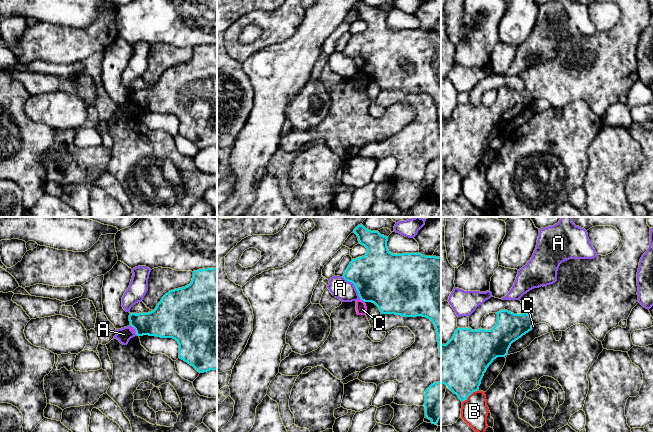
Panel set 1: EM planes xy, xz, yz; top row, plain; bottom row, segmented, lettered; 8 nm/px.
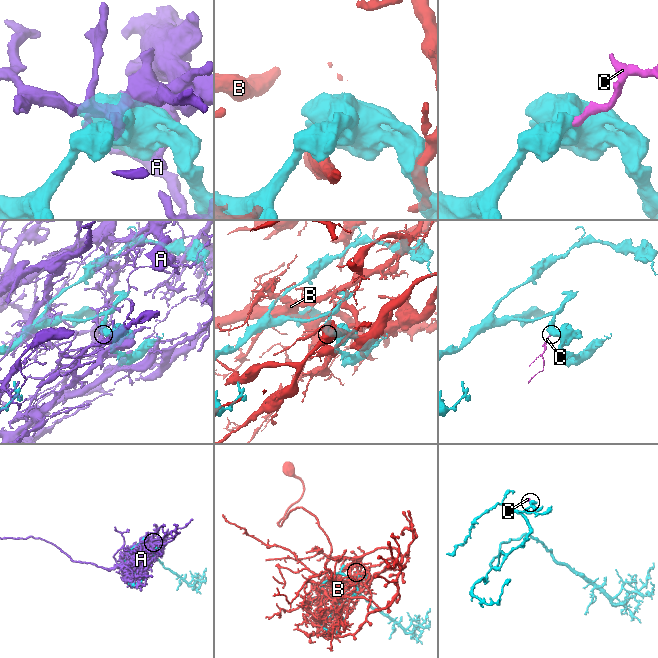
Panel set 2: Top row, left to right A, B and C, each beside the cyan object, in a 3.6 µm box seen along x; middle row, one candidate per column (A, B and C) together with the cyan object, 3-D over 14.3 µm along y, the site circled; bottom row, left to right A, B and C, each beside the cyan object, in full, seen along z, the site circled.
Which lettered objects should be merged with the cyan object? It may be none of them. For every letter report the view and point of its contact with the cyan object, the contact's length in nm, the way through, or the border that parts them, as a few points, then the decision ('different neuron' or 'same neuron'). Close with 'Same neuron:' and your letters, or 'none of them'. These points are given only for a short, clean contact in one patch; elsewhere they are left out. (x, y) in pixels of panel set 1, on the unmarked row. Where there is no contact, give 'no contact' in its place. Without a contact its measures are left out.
A: xz (354, 61) | 240 nm | different neuron
B: yz (470, 170) | 170 nm | different neuron
C: xz (362, 76) | 50 nm | along xz (359, 75), (364, 78) | different neuron
Same neuron: none of them

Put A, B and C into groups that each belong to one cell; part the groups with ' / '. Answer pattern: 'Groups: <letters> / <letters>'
Groups: A / B / C

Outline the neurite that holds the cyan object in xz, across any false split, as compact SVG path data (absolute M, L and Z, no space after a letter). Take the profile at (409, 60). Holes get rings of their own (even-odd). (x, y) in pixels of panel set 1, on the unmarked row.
M358 1L353 9L358 13L359 20L367 24L364 32L352 35L343 50L343 54L354 60L360 76L374 79L382 90L395 90L403 93L422 92L430 95L436 105L439 132L441 134L441 33L425 32L421 29L393 30L388 26L388 13L378 7L366 5Z

